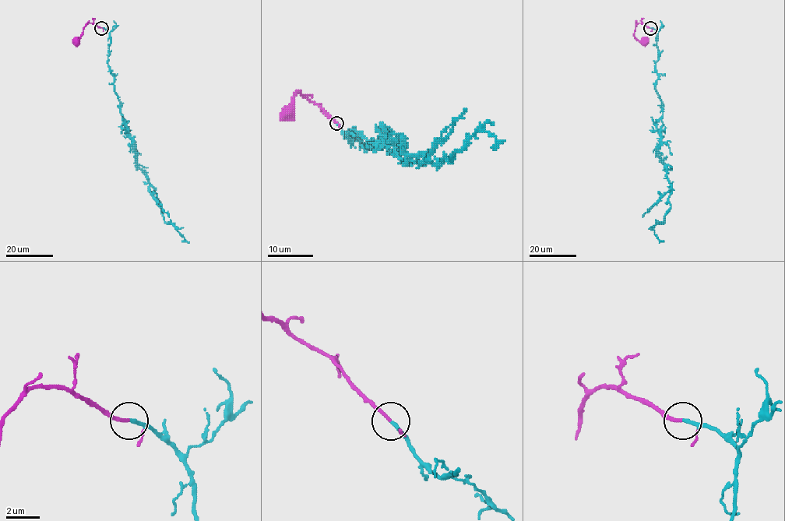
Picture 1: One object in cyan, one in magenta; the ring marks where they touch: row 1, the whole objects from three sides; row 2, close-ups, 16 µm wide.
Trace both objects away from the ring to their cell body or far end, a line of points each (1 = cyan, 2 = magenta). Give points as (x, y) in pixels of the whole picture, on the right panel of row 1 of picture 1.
1: (649, 28), (657, 32), (655, 90), (662, 102), (656, 156), (671, 192), (664, 221), (653, 227), (659, 242)
2: (649, 28), (641, 23), (636, 25), (634, 36), (645, 40)

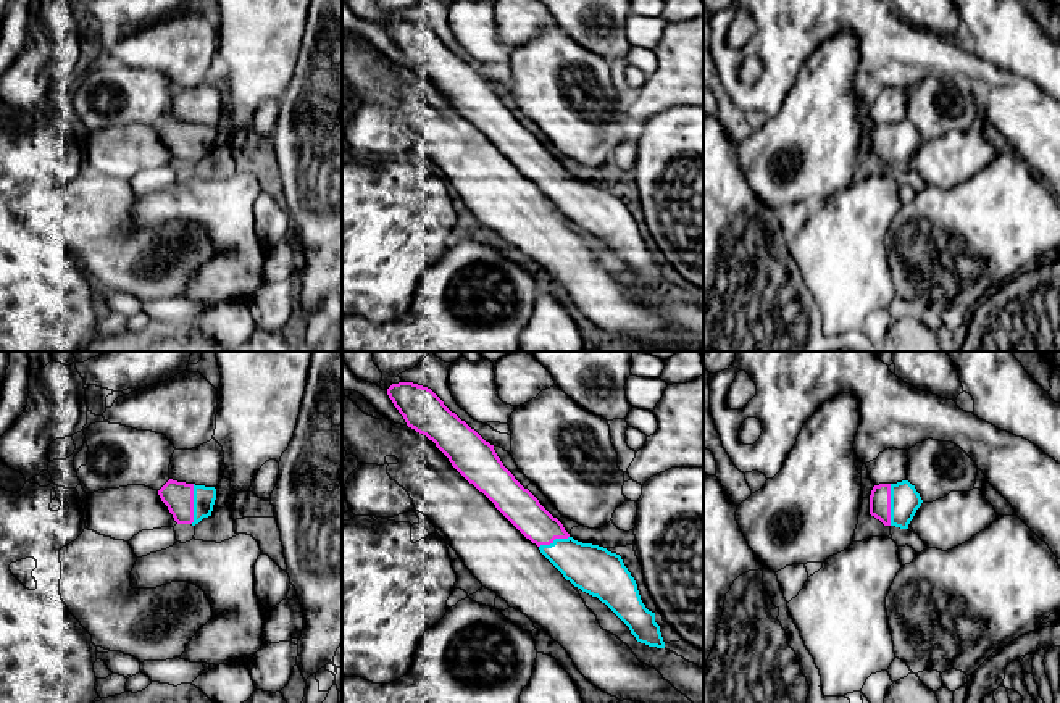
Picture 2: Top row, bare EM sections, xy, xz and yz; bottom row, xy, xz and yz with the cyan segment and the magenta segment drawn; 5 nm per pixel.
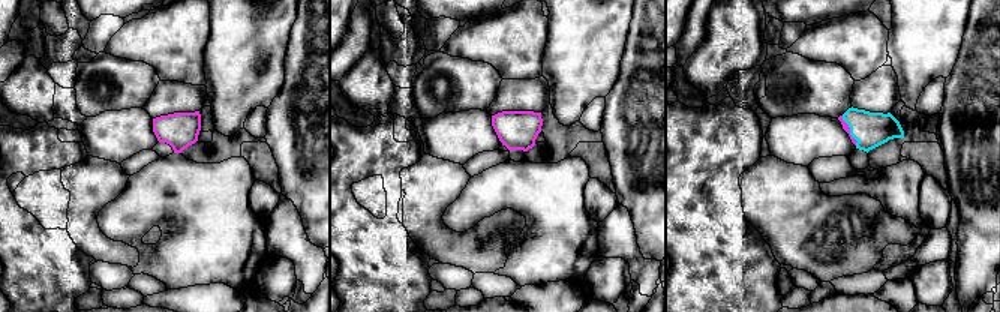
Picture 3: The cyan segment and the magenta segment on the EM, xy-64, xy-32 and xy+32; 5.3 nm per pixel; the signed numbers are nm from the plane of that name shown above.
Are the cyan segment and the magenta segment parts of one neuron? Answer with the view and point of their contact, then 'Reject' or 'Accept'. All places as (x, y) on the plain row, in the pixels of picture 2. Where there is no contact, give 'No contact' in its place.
Touches cyan at yz (891, 144). Accept

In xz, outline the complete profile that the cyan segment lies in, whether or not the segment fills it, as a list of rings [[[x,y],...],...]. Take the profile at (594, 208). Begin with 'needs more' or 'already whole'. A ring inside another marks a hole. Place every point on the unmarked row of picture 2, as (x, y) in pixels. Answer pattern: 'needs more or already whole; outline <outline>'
needs more; outline [[[392,23],[387,34],[408,66],[426,74],[452,105],[582,231],[605,242],[637,281],[665,287],[655,252],[641,239],[637,223],[620,193],[574,179],[539,139],[503,105],[494,84],[452,52],[428,26]]]

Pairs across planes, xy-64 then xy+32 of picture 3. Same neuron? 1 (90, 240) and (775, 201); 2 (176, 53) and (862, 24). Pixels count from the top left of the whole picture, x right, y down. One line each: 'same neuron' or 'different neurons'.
1: same neuron
2: same neuron

